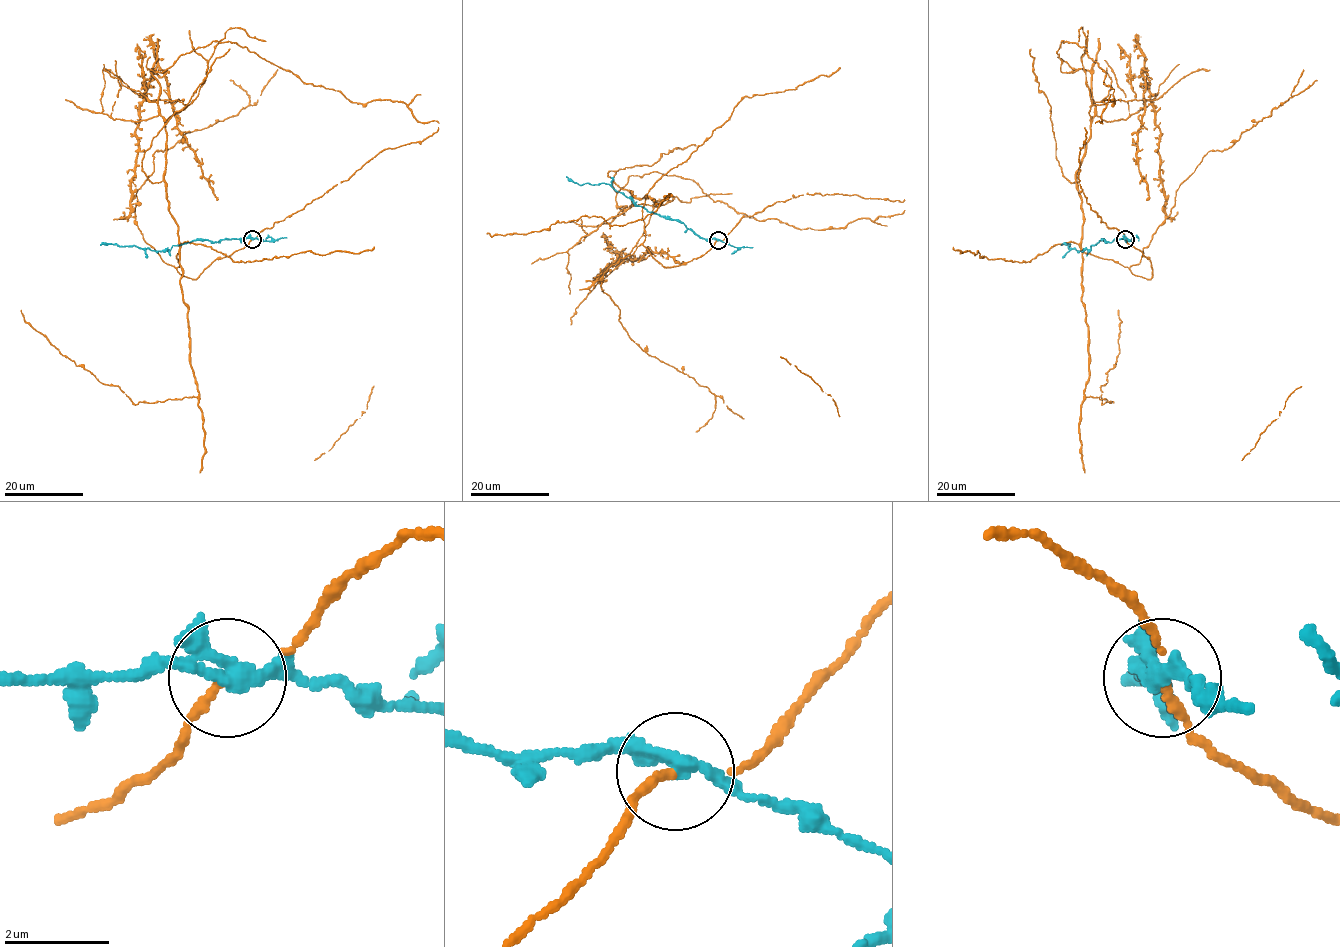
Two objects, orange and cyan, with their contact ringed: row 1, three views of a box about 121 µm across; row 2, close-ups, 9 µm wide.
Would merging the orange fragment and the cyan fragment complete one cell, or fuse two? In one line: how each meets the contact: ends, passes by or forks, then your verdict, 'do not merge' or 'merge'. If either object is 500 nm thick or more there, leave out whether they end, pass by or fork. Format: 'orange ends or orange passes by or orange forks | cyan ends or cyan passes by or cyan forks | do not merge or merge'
orange passes by | cyan passes by | do not merge

